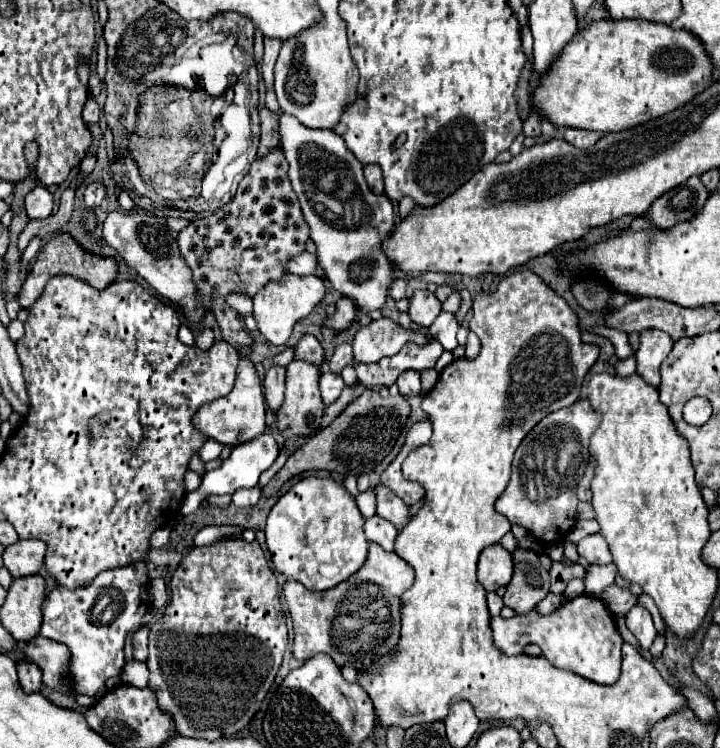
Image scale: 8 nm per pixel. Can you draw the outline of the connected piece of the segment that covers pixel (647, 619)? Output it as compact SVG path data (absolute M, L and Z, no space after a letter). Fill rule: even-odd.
M634 606L628 614L626 614L626 626L628 630L638 638L640 646L644 650L650 648L652 640L656 638L656 628L654 628L654 622L652 622L652 616L650 612L644 608L644 606Z

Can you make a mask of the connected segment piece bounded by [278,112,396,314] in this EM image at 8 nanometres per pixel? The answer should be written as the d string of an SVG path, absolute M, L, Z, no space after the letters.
M280 112L278 118L280 118L278 132L282 136L284 156L288 160L288 178L292 182L294 192L298 194L304 220L310 228L310 240L316 244L318 264L326 270L334 290L338 290L342 296L352 296L354 300L358 300L360 304L358 314L382 308L388 296L388 286L394 280L394 268L380 246L384 236L388 236L396 222L392 202L384 194L376 196L370 192L362 174L362 164L356 160L356 156L352 156L352 152L348 152L344 140L338 134L334 134L332 130L306 128L294 116L284 112Z

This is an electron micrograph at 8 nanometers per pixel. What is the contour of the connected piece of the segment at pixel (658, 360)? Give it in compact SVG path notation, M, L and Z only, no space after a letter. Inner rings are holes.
M644 330L640 334L640 348L636 356L636 372L654 388L660 384L660 366L672 350L674 342L666 332Z

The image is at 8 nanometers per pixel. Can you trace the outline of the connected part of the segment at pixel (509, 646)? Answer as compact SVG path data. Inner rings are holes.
M580 594L574 600L568 600L552 614L538 614L536 608L528 614L518 614L514 618L492 618L494 644L504 654L520 654L526 644L538 644L544 652L544 658L550 660L556 668L570 670L596 684L614 684L620 676L620 646L622 636L616 630L614 618L606 604L600 598Z

